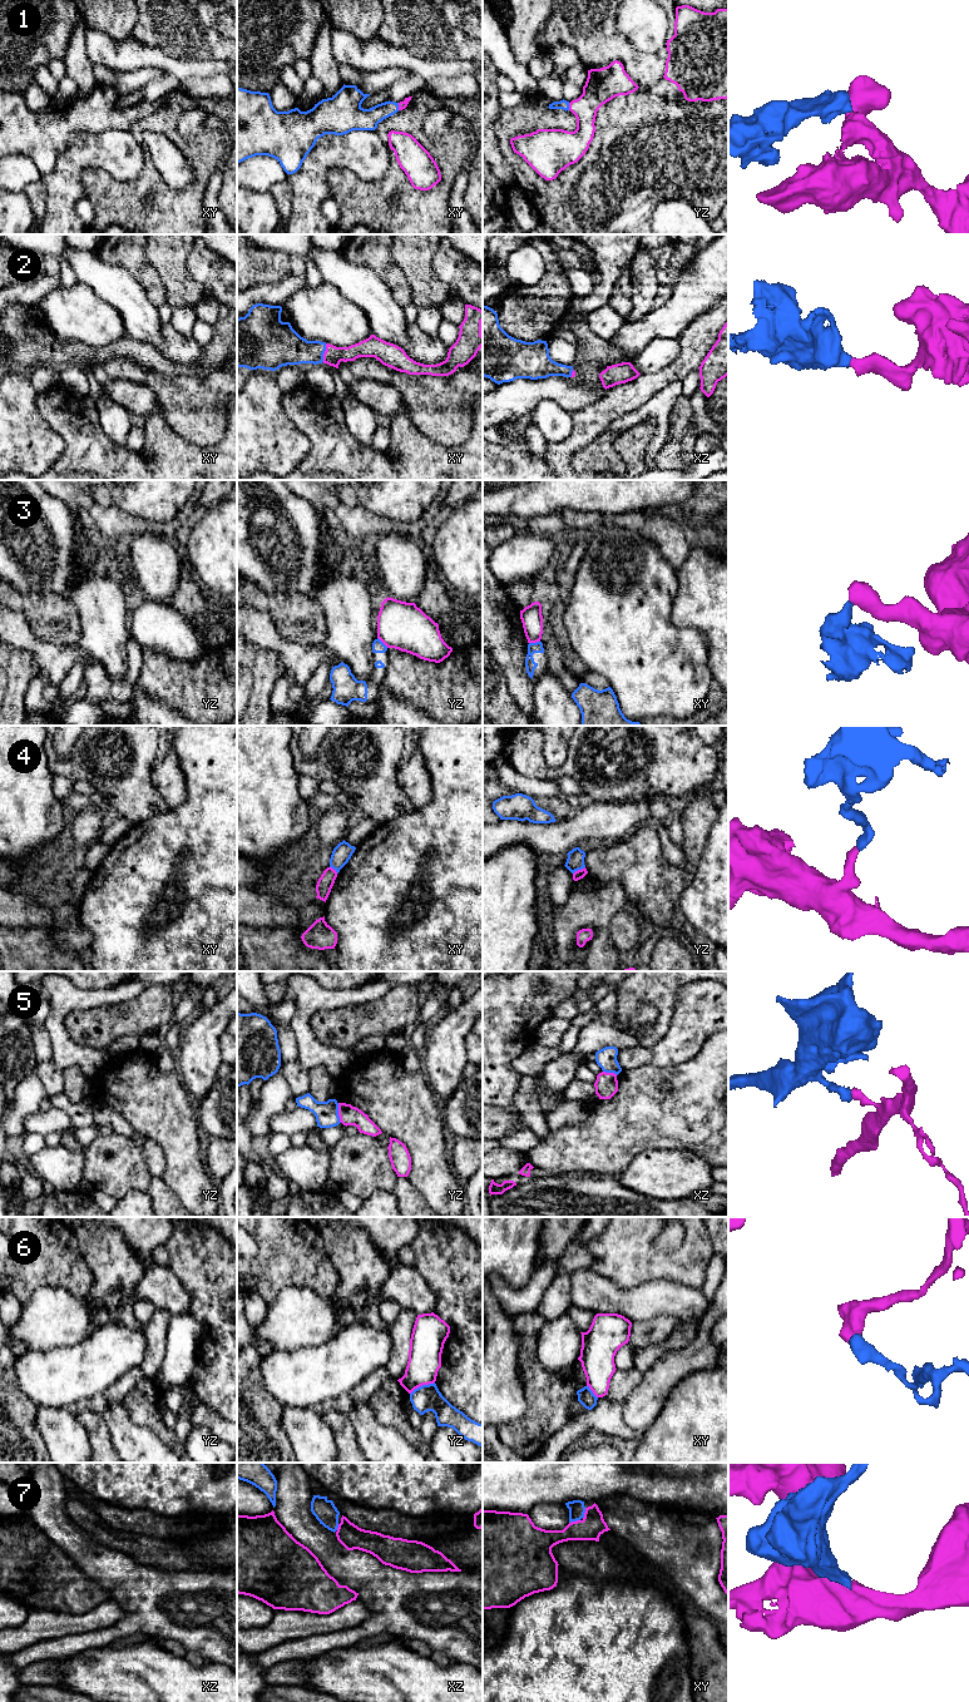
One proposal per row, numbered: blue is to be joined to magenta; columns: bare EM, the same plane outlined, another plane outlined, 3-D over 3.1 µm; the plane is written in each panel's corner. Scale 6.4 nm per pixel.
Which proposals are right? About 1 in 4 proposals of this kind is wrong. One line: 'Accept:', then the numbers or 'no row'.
Accept: 1, 2, 7

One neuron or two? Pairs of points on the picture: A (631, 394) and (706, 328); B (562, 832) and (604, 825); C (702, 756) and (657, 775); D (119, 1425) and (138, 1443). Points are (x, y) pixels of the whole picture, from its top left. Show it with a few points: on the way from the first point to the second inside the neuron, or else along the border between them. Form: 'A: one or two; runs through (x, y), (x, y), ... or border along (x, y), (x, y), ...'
A: one; runs through (652, 382), (670, 374), (692, 350)
B: one; runs through (572, 830), (581, 825), (594, 825)
C: one; runs through (692, 763), (668, 763)
D: one; runs through (124, 1430), (133, 1439)

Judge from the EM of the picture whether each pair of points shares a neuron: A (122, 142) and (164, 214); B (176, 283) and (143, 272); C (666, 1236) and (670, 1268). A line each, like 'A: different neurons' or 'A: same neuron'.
A: different neurons
B: different neurons
C: different neurons

